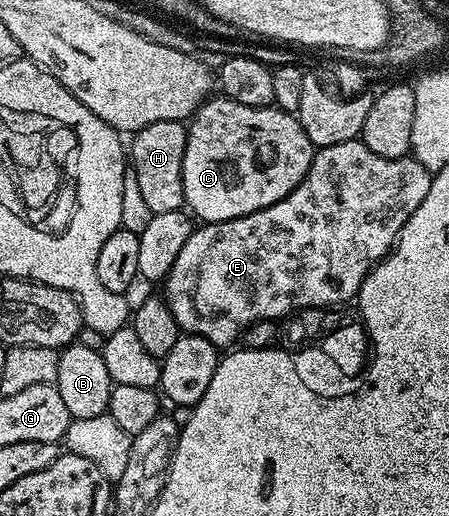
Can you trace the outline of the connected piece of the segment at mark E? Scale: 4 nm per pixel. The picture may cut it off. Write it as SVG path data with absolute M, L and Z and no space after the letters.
M350 139L349 141L341 141L337 145L318 148L315 156L311 158L311 164L305 173L305 177L281 201L277 201L260 211L254 211L229 221L203 223L200 226L200 231L199 228L192 230L189 241L185 241L181 253L177 253L177 261L173 261L171 271L165 280L165 286L167 286L165 298L173 317L177 321L180 332L205 337L205 341L209 341L215 347L227 349L232 346L230 343L234 339L236 342L242 336L244 329L262 319L279 321L282 315L289 314L288 316L290 316L292 313L298 313L304 309L313 307L335 309L343 305L339 303L347 303L350 299L352 302L358 296L367 272L380 259L385 258L391 248L395 246L395 240L399 237L399 230L405 225L405 221L409 221L413 209L417 209L417 205L421 205L421 201L425 201L425 193L429 193L431 177L432 172L426 171L415 158L390 159L389 157L380 157L359 139Z

